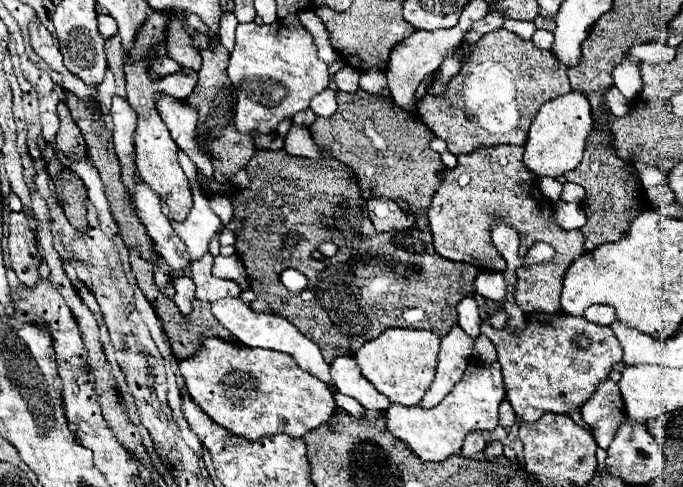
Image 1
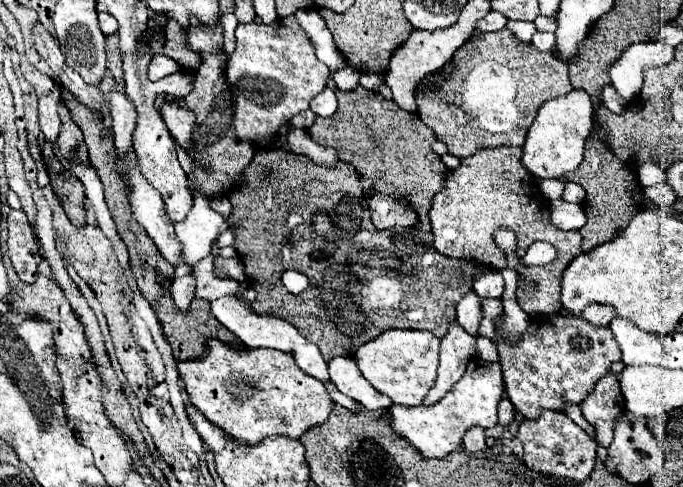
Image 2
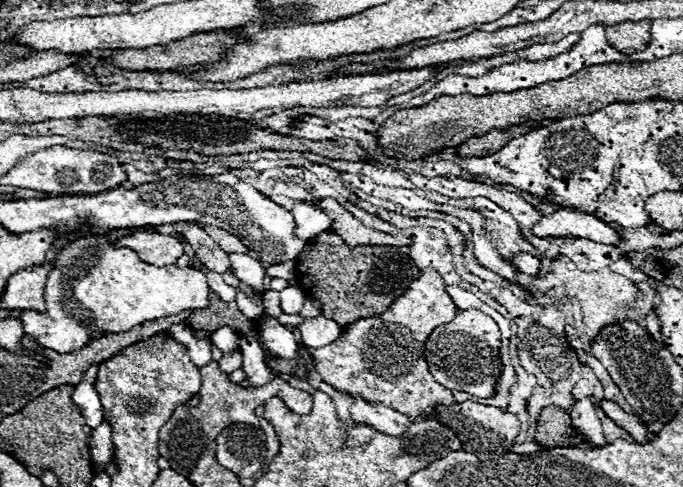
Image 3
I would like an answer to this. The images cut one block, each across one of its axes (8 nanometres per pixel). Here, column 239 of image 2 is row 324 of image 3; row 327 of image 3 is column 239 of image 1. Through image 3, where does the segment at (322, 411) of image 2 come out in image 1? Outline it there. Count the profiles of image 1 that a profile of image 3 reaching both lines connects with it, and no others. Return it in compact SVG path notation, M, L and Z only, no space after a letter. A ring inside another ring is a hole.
M204 338L204 350L180 362L178 368L180 368L180 374L184 378L184 384L188 388L192 402L200 406L202 412L212 422L226 428L230 434L246 438L250 442L256 442L264 436L274 436L274 434L288 434L292 438L302 438L308 430L324 424L336 408L336 402L330 390L326 388L326 384L320 382L316 376L304 372L294 362L294 358L284 352L248 348L242 344L222 342L218 338Z

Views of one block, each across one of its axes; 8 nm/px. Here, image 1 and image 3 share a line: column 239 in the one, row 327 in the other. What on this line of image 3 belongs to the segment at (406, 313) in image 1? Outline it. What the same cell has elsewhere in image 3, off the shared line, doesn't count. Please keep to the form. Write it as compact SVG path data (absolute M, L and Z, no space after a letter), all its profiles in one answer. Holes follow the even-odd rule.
M210 292L208 308L192 310L192 316L184 324L190 326L192 330L206 330L206 332L214 332L222 326L230 326L238 334L242 332L258 340L258 326L238 310L236 302L224 302L214 292Z

